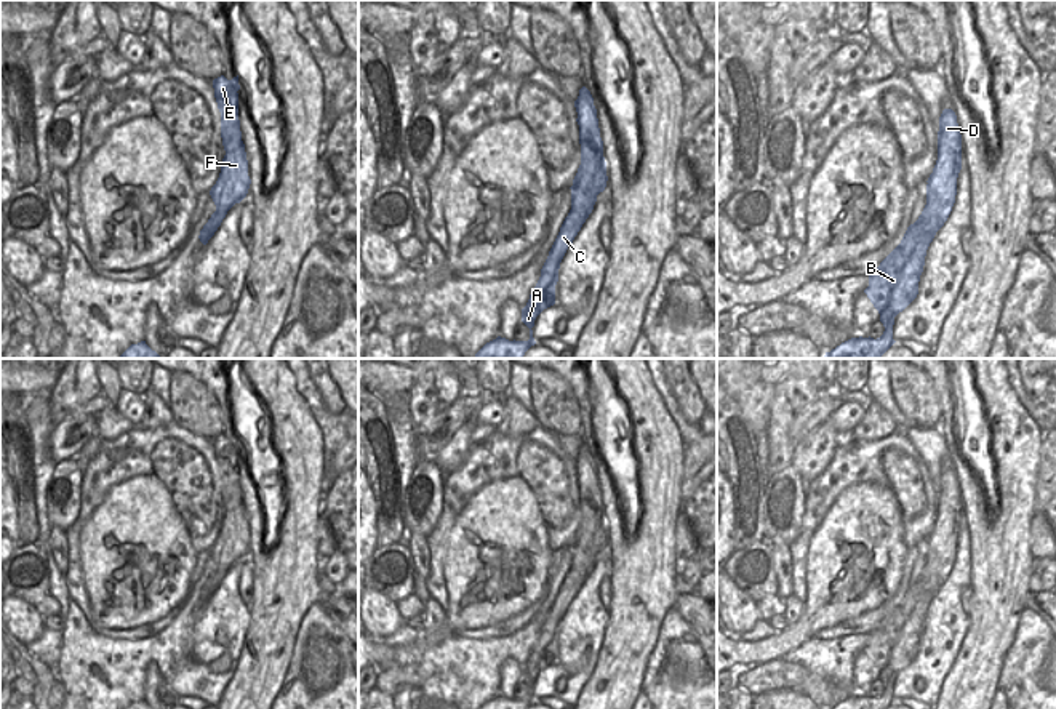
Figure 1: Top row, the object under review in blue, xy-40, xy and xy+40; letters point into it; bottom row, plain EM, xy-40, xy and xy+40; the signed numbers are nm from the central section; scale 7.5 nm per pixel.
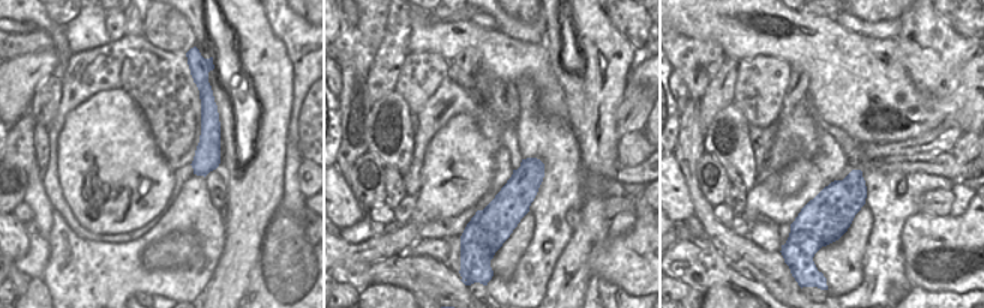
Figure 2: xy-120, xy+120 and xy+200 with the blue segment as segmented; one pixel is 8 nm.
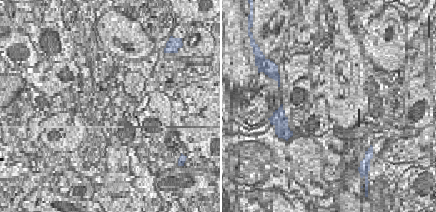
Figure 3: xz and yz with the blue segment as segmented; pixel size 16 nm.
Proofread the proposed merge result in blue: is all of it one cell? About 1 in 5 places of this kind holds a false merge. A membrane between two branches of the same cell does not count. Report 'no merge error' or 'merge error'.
merge error

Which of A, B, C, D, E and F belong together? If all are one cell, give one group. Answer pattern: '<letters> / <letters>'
A B C / D E F

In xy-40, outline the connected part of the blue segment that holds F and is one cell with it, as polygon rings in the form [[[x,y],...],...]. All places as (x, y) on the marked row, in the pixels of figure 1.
[[[221,75],[213,80],[213,88],[221,112],[221,138],[226,150],[221,173],[214,186],[232,192],[235,202],[240,203],[248,194],[251,179],[248,176],[248,160],[238,120],[238,75],[232,80]]]

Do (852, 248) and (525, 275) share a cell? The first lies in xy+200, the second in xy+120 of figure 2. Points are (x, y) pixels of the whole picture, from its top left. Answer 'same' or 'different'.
different

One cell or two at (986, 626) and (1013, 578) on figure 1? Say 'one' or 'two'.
one

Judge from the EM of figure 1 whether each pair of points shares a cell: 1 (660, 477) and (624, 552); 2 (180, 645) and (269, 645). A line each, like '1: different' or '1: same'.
1: same
2: different

